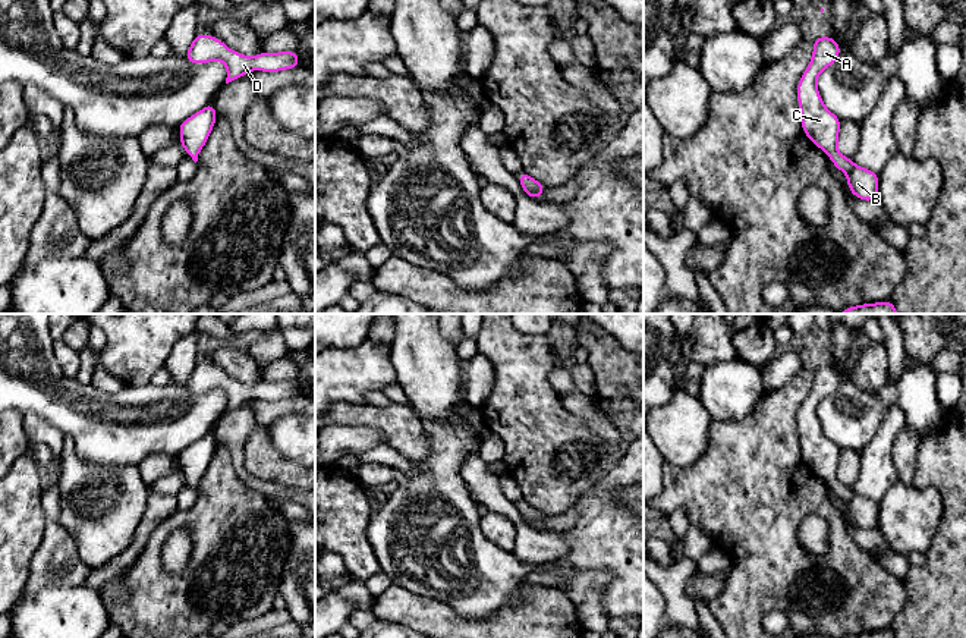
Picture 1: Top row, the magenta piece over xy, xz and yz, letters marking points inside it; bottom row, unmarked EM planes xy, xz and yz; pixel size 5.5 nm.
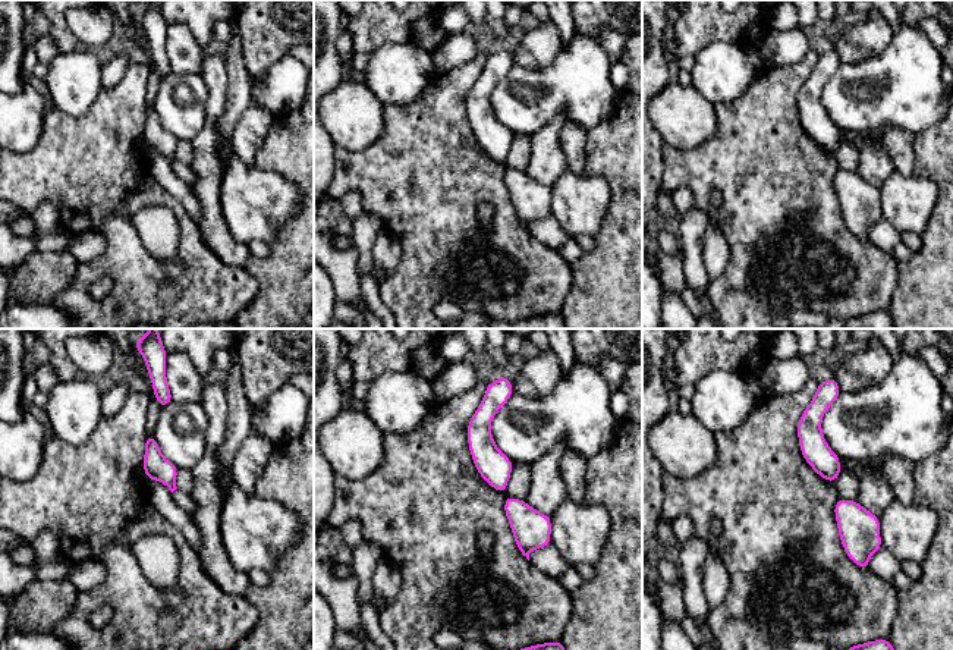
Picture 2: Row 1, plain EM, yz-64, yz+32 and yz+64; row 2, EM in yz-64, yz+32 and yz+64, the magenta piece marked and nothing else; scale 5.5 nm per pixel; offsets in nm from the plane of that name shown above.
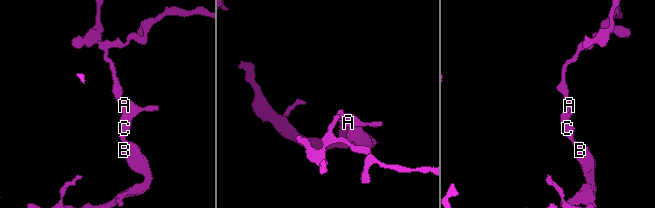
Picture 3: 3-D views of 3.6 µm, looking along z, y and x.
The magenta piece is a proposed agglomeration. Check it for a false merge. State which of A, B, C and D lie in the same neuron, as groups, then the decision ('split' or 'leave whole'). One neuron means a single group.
groups A B C D; leave whole

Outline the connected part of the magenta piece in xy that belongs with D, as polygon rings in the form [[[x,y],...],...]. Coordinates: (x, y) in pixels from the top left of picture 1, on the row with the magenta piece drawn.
[[[198,34],[195,37],[185,59],[191,65],[221,60],[227,67],[226,84],[255,69],[262,72],[280,72],[283,69],[295,69],[301,65],[298,51],[262,51],[255,57],[248,57],[230,50],[218,38],[208,34]]]

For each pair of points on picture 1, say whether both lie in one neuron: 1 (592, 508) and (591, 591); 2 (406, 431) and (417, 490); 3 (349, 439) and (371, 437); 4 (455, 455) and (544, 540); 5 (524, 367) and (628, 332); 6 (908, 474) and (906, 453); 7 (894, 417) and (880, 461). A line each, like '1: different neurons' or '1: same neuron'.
1: different neurons
2: different neurons
3: same neuron
4: different neurons
5: different neurons
6: same neuron
7: same neuron

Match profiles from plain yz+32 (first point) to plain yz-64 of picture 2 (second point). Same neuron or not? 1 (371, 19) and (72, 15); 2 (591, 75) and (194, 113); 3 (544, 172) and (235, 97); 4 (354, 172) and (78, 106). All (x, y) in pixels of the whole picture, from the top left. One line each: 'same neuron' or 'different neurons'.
1: different neurons
2: same neuron
3: same neuron
4: different neurons

